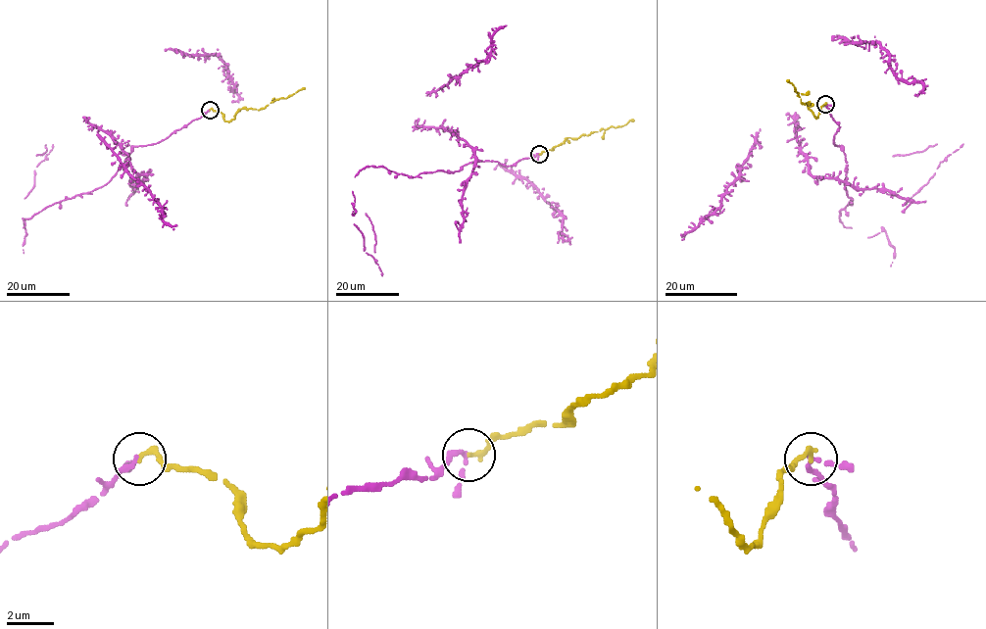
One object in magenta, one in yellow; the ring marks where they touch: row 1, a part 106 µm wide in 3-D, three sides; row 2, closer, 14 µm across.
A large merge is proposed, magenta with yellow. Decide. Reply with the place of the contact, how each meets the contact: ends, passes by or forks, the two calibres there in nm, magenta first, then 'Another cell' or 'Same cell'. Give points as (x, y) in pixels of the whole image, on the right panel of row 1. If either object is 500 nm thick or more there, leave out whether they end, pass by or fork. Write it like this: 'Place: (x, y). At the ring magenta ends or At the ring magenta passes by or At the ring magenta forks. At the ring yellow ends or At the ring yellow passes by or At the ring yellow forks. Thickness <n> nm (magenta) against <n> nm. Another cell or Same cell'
Place: (825, 104). At the ring magenta passes by. At the ring yellow ends. Thickness 200 nm (magenta) against 260 nm. Same cell

